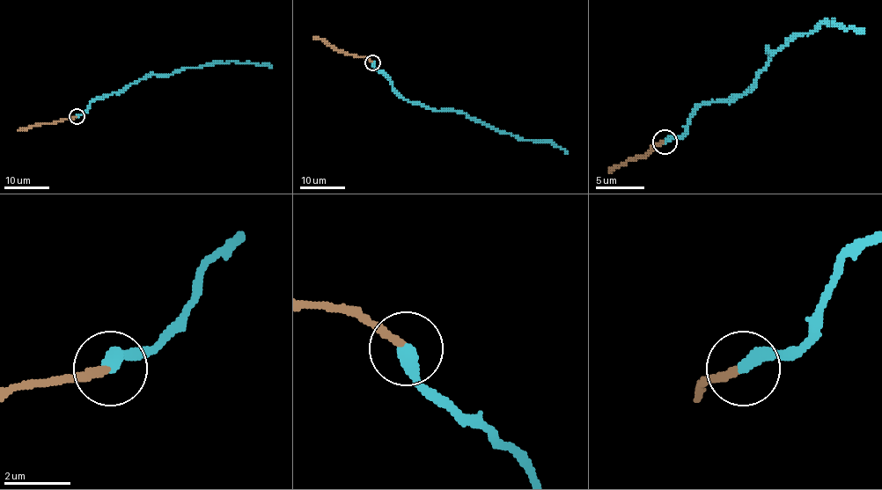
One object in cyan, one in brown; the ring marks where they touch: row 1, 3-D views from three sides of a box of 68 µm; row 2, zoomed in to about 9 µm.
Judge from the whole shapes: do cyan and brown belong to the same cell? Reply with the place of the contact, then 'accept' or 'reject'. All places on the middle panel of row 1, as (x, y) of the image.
(372, 62) | accept

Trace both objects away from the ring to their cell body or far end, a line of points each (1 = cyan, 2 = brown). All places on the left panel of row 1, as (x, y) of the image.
1: (77, 116), (84, 112), (91, 100), (122, 91), (149, 75), (169, 75), (184, 68), (227, 62), (271, 67)
2: (77, 116), (18, 131)

